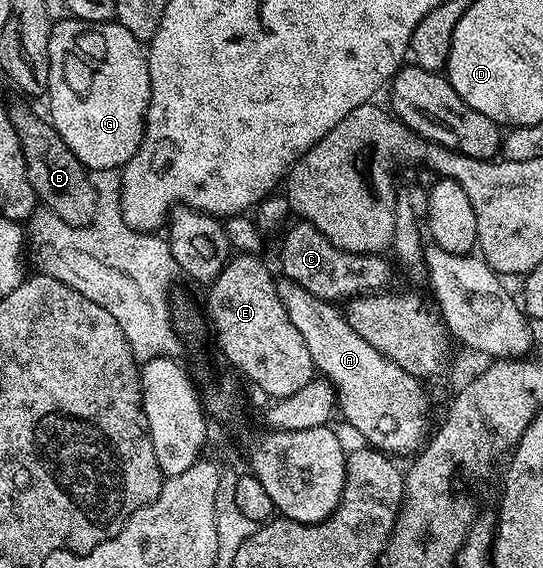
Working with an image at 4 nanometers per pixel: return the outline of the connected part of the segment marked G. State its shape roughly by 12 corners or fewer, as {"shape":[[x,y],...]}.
{"shape":[[115,20],[49,32],[49,111],[86,170],[135,156],[146,47]]}

